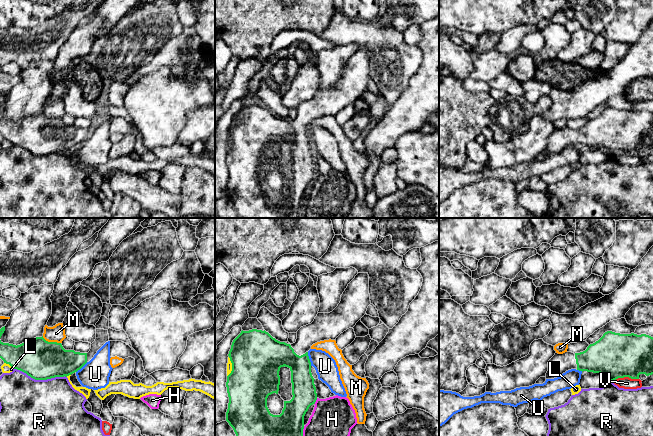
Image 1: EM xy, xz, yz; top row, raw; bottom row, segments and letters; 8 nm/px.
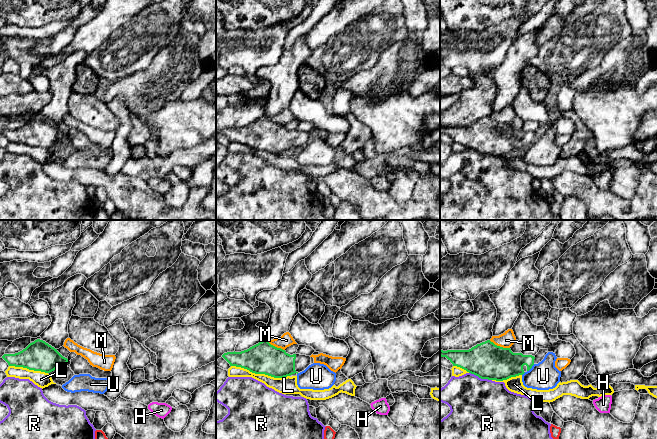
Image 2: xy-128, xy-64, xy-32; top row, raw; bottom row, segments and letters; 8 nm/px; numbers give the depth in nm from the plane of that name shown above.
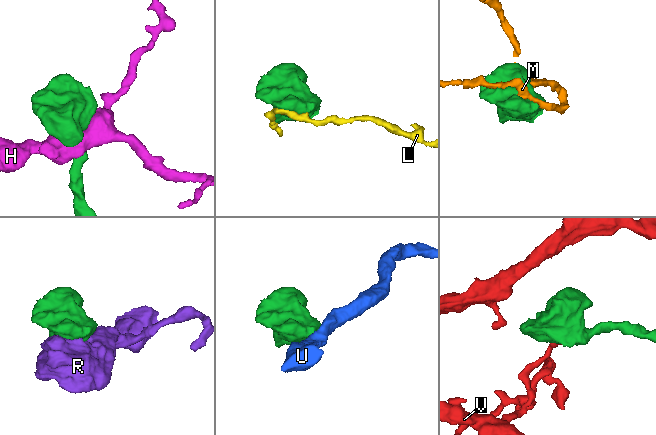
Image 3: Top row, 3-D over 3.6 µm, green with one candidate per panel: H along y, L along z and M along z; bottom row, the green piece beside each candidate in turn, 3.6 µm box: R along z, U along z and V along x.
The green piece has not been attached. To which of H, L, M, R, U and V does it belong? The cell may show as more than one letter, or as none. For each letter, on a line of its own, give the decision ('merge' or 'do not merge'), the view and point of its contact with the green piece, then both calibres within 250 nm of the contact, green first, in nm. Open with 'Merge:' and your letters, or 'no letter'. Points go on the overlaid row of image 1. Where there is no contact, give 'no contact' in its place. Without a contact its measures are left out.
Merge: no letter
H: do not merge; contact xz (315, 401); calibres 200 and 320 nm
L: do not merge; contact xy (9, 364); calibres 320 and 80 nm
M: do not merge; contact xy (51, 342); calibres 320 and 130 nm
R: do not merge; contact xy (40, 379); calibres 320 and 460 nm
U: do not merge; contact xz (309, 359); calibres 200 and 170 nm
V: do not merge; contact yz (624, 376); calibres 360 and 100 nm

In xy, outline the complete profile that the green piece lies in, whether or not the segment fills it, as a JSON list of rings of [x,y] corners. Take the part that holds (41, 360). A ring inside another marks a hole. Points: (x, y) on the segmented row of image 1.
[[[43,336],[17,346],[0,340],[0,358],[35,380],[67,377],[87,363],[87,353],[65,350],[61,343],[48,342]]]

